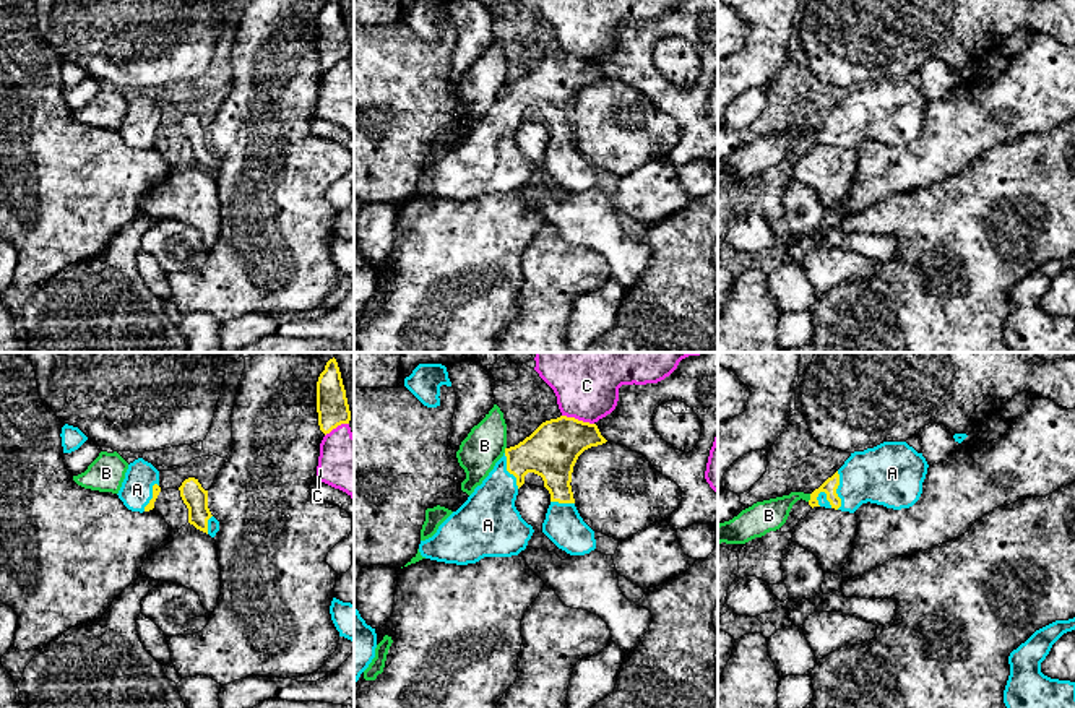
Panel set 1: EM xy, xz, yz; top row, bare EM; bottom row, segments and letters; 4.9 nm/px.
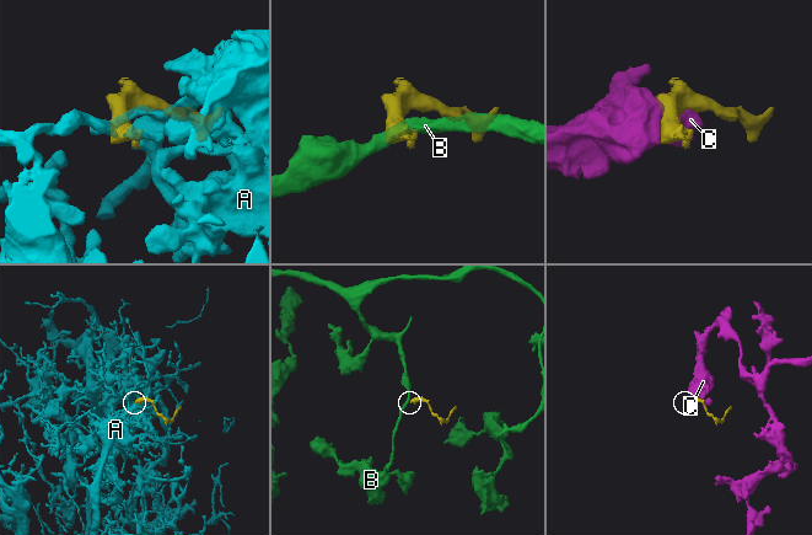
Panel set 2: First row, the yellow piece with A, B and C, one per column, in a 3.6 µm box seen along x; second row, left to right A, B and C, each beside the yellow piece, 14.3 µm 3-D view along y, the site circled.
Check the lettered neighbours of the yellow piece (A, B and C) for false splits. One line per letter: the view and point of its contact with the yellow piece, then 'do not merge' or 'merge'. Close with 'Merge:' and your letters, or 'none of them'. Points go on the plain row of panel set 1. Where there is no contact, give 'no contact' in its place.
A: yz (835, 127) | merge
B: yz (811, 133) | do not merge
C: xz (577, 56) | do not merge
Merge: A

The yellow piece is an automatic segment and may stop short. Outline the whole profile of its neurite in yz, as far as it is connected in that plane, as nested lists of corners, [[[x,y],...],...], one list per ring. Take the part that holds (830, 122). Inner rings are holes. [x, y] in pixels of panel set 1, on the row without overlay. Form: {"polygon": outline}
{"polygon": [[[883,78],[854,88],[810,130],[809,141],[854,149],[862,140],[901,146],[913,143],[927,110],[927,97],[906,78]]]}

